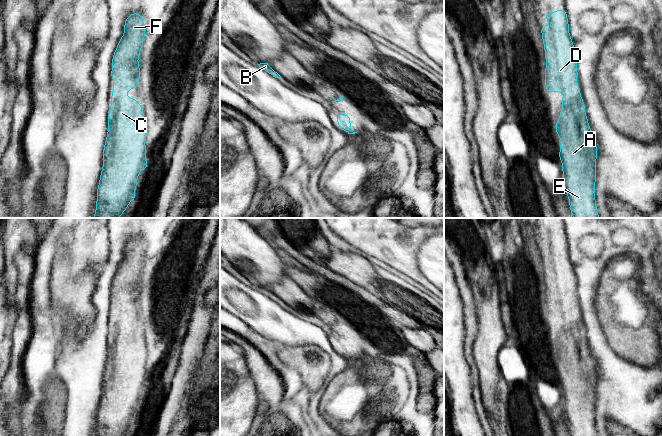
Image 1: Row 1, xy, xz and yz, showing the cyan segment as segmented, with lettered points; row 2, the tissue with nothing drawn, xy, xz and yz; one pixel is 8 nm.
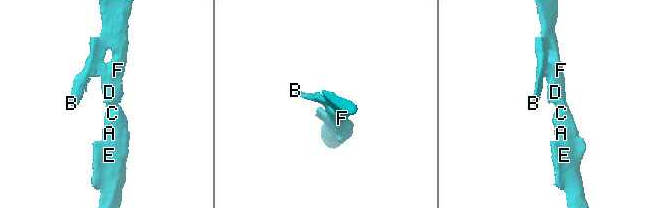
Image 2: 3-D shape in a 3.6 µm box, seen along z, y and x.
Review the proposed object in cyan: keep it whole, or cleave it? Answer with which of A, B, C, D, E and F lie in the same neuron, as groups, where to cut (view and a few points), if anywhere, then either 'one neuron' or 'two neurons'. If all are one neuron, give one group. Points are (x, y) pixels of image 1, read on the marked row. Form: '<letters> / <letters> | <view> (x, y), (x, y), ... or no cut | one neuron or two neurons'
A B C D E F | no cut | one neuron

